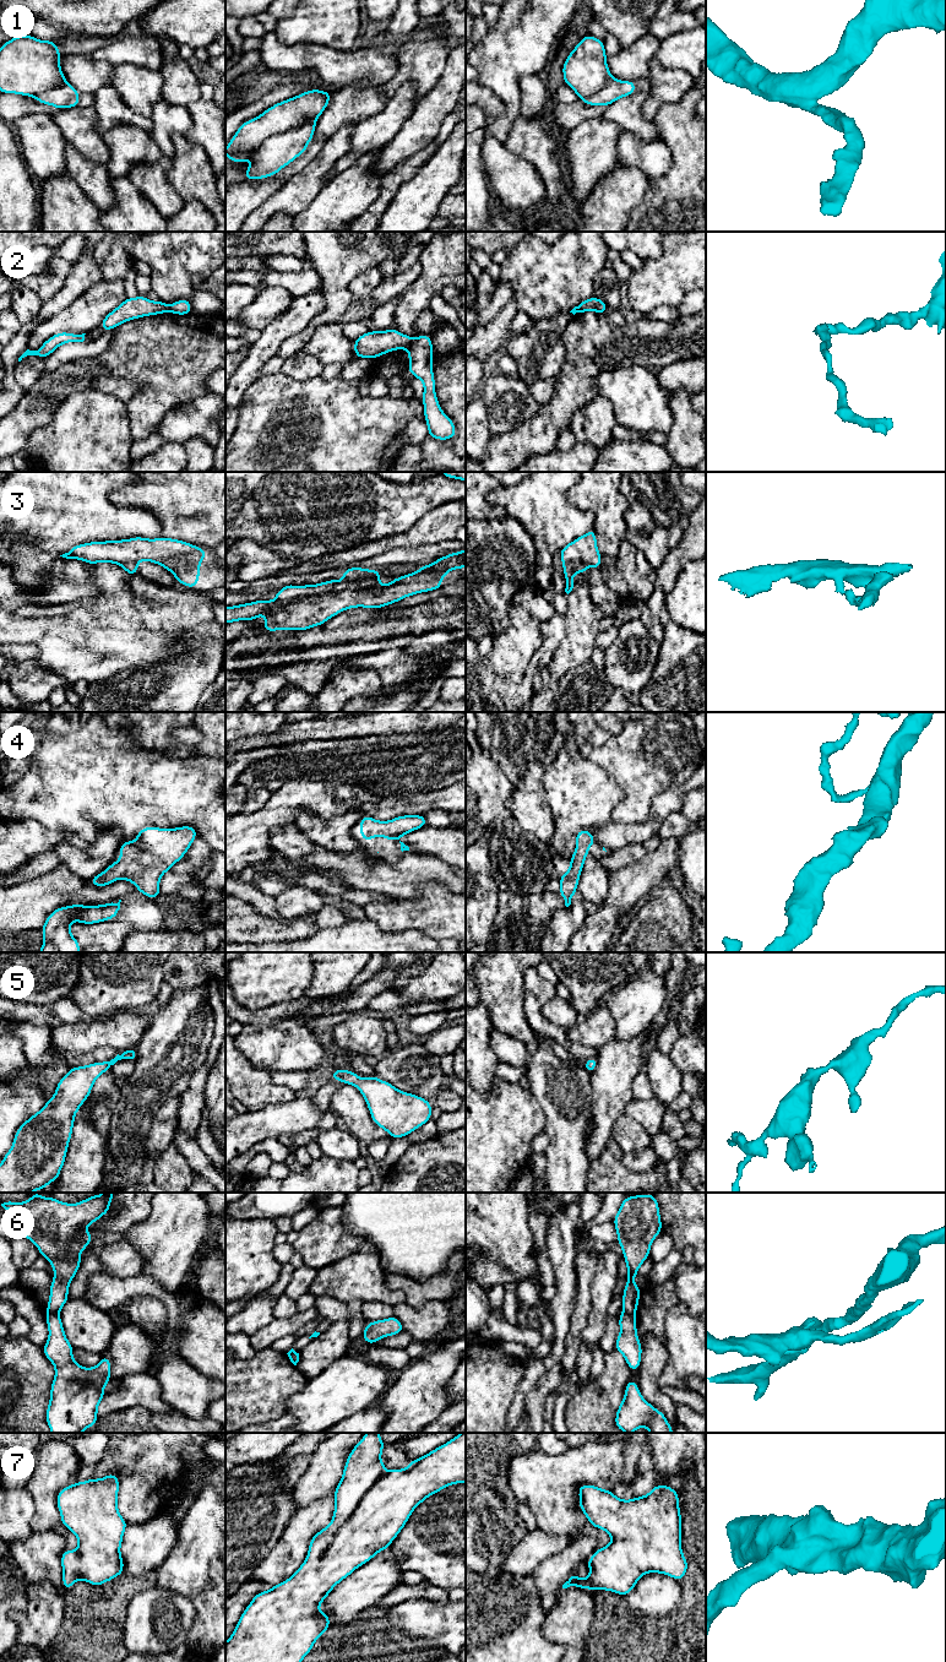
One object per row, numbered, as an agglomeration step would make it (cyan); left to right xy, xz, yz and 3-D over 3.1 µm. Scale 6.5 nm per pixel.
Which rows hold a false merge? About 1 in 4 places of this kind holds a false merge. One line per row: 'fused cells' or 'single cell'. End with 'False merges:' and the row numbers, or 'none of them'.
1: single cell
2: fused cells
3: fused cells
4: single cell
5: single cell
6: fused cells
7: single cell
False merges: 2, 3, 6

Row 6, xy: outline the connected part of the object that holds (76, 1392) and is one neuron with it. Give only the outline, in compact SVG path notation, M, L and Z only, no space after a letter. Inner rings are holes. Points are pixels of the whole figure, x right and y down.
M47 1313L49 1337L43 1347L44 1356L54 1364L55 1376L50 1387L50 1401L47 1408L47 1424L51 1433L81 1433L98 1421L97 1408L103 1400L104 1386L113 1380L109 1375L112 1362L102 1357L97 1367L83 1368L72 1358L74 1348L67 1341L59 1314Z

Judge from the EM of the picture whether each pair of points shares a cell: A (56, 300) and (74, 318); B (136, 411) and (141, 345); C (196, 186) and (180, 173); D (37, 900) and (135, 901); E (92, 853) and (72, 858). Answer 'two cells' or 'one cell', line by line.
A: two cells
B: one cell
C: one cell
D: two cells
E: one cell

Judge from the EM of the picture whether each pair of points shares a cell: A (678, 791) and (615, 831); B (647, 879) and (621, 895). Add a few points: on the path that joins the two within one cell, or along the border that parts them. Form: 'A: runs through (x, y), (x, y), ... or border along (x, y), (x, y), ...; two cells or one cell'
A: runs through (662, 808), (657, 818), (643, 831), (632, 831); one cell
B: runs through (641, 879), (637, 879), (628, 889); one cell

